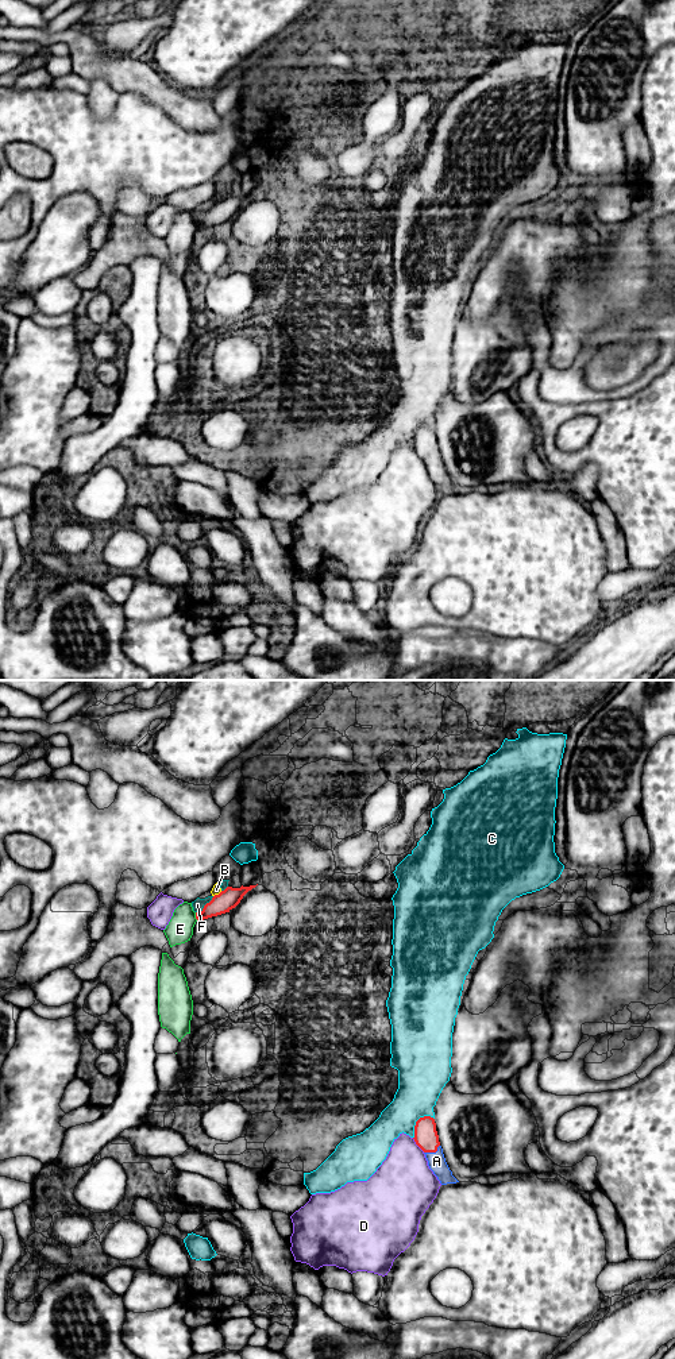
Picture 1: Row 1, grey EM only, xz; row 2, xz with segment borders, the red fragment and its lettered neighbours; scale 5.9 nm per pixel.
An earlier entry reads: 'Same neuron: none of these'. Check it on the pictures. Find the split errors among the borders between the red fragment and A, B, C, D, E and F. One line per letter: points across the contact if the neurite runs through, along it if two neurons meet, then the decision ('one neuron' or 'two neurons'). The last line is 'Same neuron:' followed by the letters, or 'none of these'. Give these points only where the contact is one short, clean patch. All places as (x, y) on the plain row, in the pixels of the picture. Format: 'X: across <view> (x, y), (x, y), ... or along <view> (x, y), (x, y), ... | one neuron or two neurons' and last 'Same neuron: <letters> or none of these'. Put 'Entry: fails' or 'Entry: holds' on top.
Entry: fails
A: across xz (425, 444), (432, 460), (436, 470) | one neuron
B: two neurons
C: two neurons
D: two neurons
E: along xz (195, 222), (197, 230) | two neurons
F: along xz (213, 205), (196, 222) | two neurons
Same neuron: A

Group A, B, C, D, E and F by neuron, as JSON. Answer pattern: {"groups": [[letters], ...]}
{"groups": [["A"], ["B", "C", "F"], ["D"], ["E"]]}

